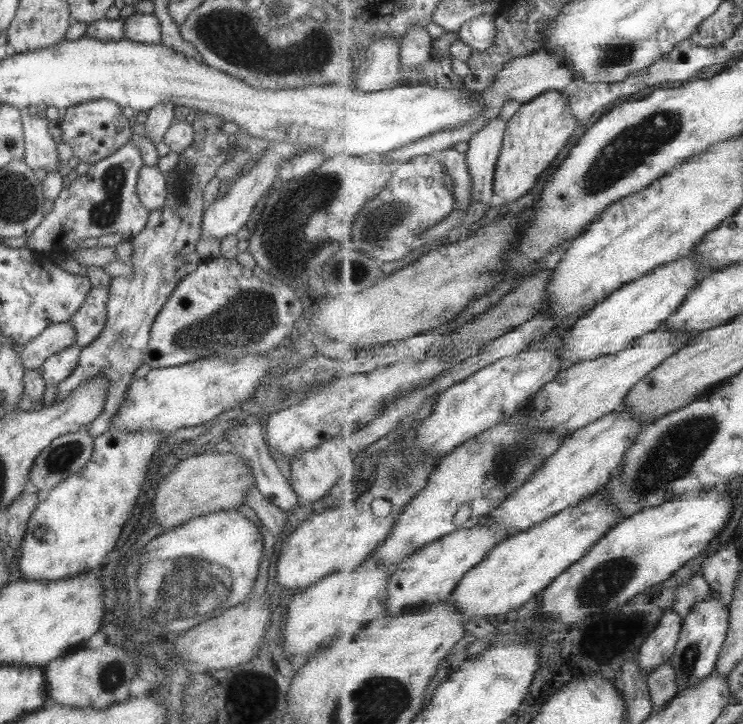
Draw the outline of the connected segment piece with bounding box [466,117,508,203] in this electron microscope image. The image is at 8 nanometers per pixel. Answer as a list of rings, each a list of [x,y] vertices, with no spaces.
[[[499,117],[490,120],[468,142],[470,149],[466,152],[470,173],[474,180],[474,192],[471,200],[489,203],[494,193],[494,180],[498,160],[504,143],[508,121]]]

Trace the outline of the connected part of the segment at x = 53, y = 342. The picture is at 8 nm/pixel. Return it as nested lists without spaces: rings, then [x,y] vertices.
[[[70,321],[47,326],[36,338],[23,345],[20,351],[22,365],[27,370],[37,368],[50,354],[73,345],[74,337]]]

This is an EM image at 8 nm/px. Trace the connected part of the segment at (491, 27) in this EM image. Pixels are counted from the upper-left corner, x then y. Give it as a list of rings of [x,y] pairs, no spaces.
[[[485,13],[468,20],[460,30],[460,41],[470,48],[485,50],[497,36],[498,14]]]

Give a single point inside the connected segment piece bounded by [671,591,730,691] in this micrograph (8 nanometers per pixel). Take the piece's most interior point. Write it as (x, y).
(705, 630)

